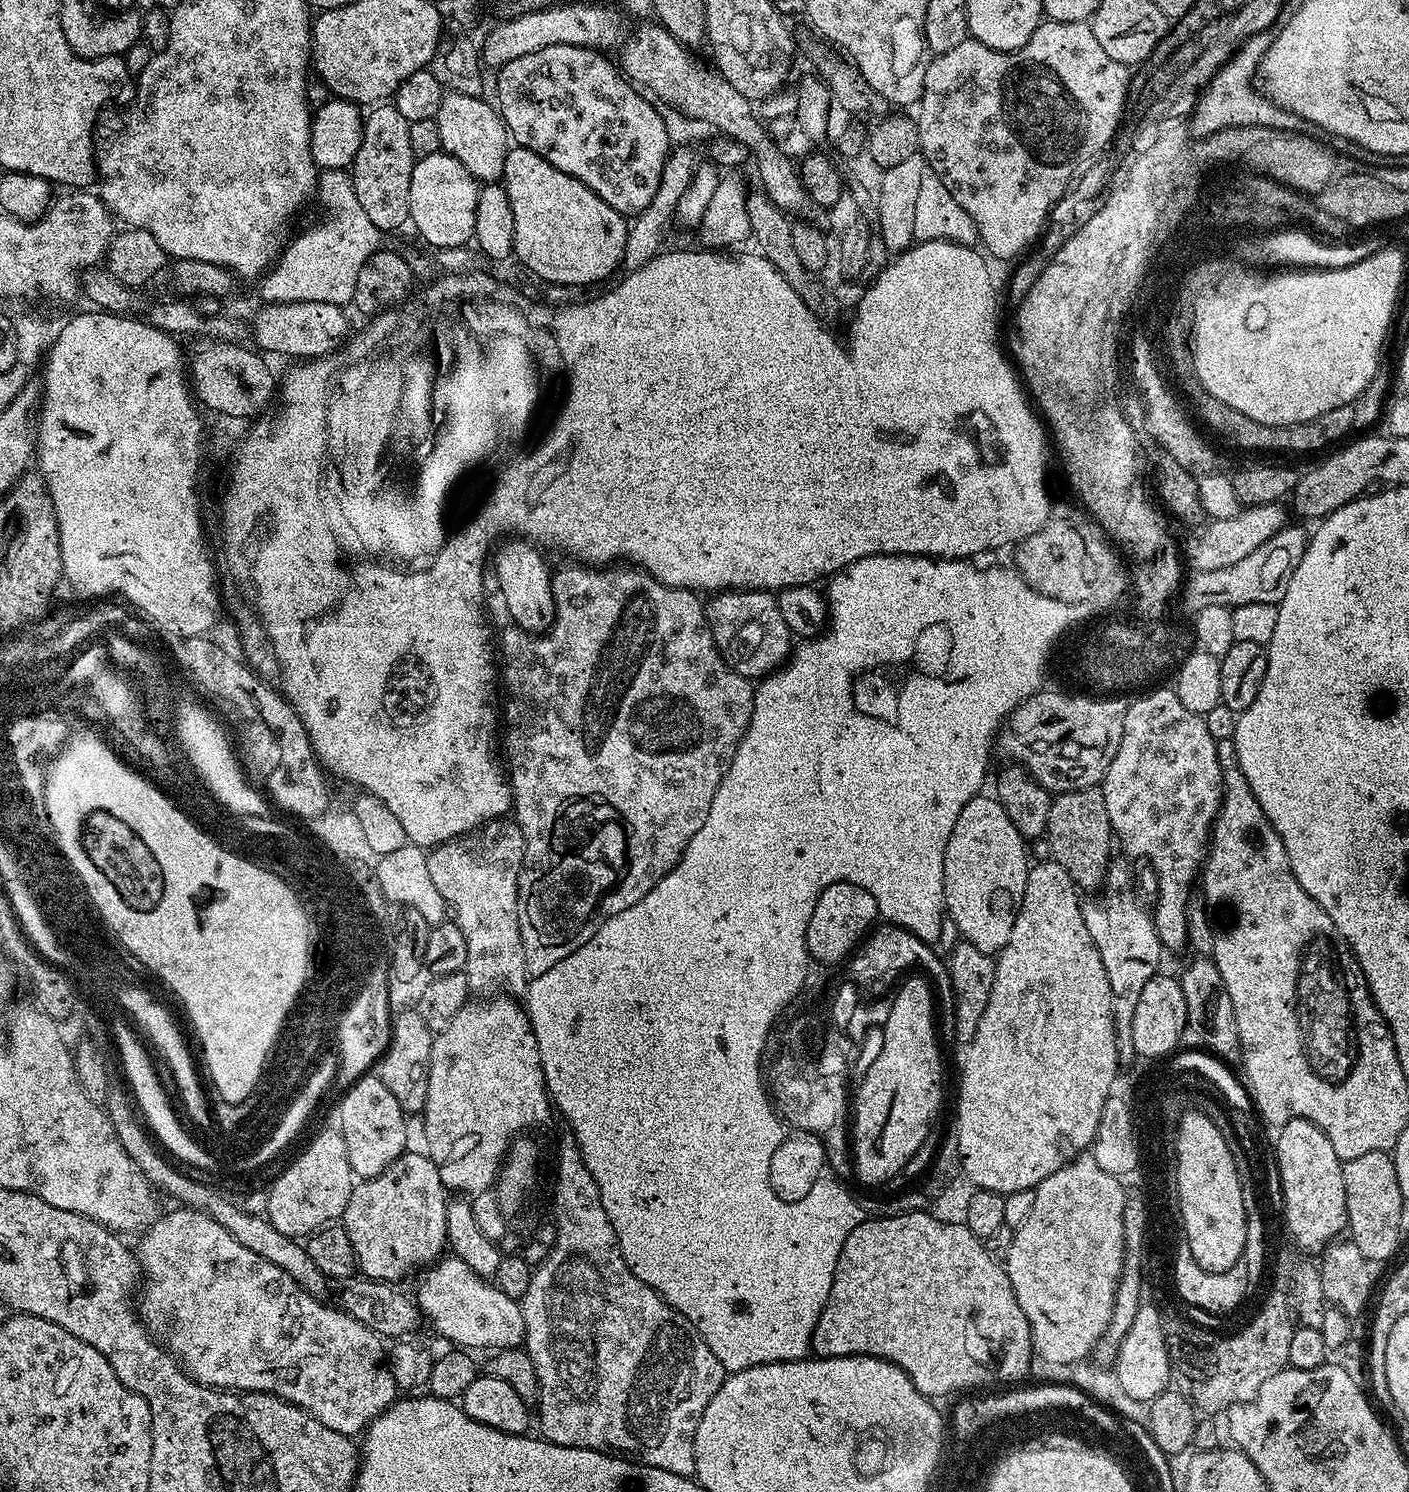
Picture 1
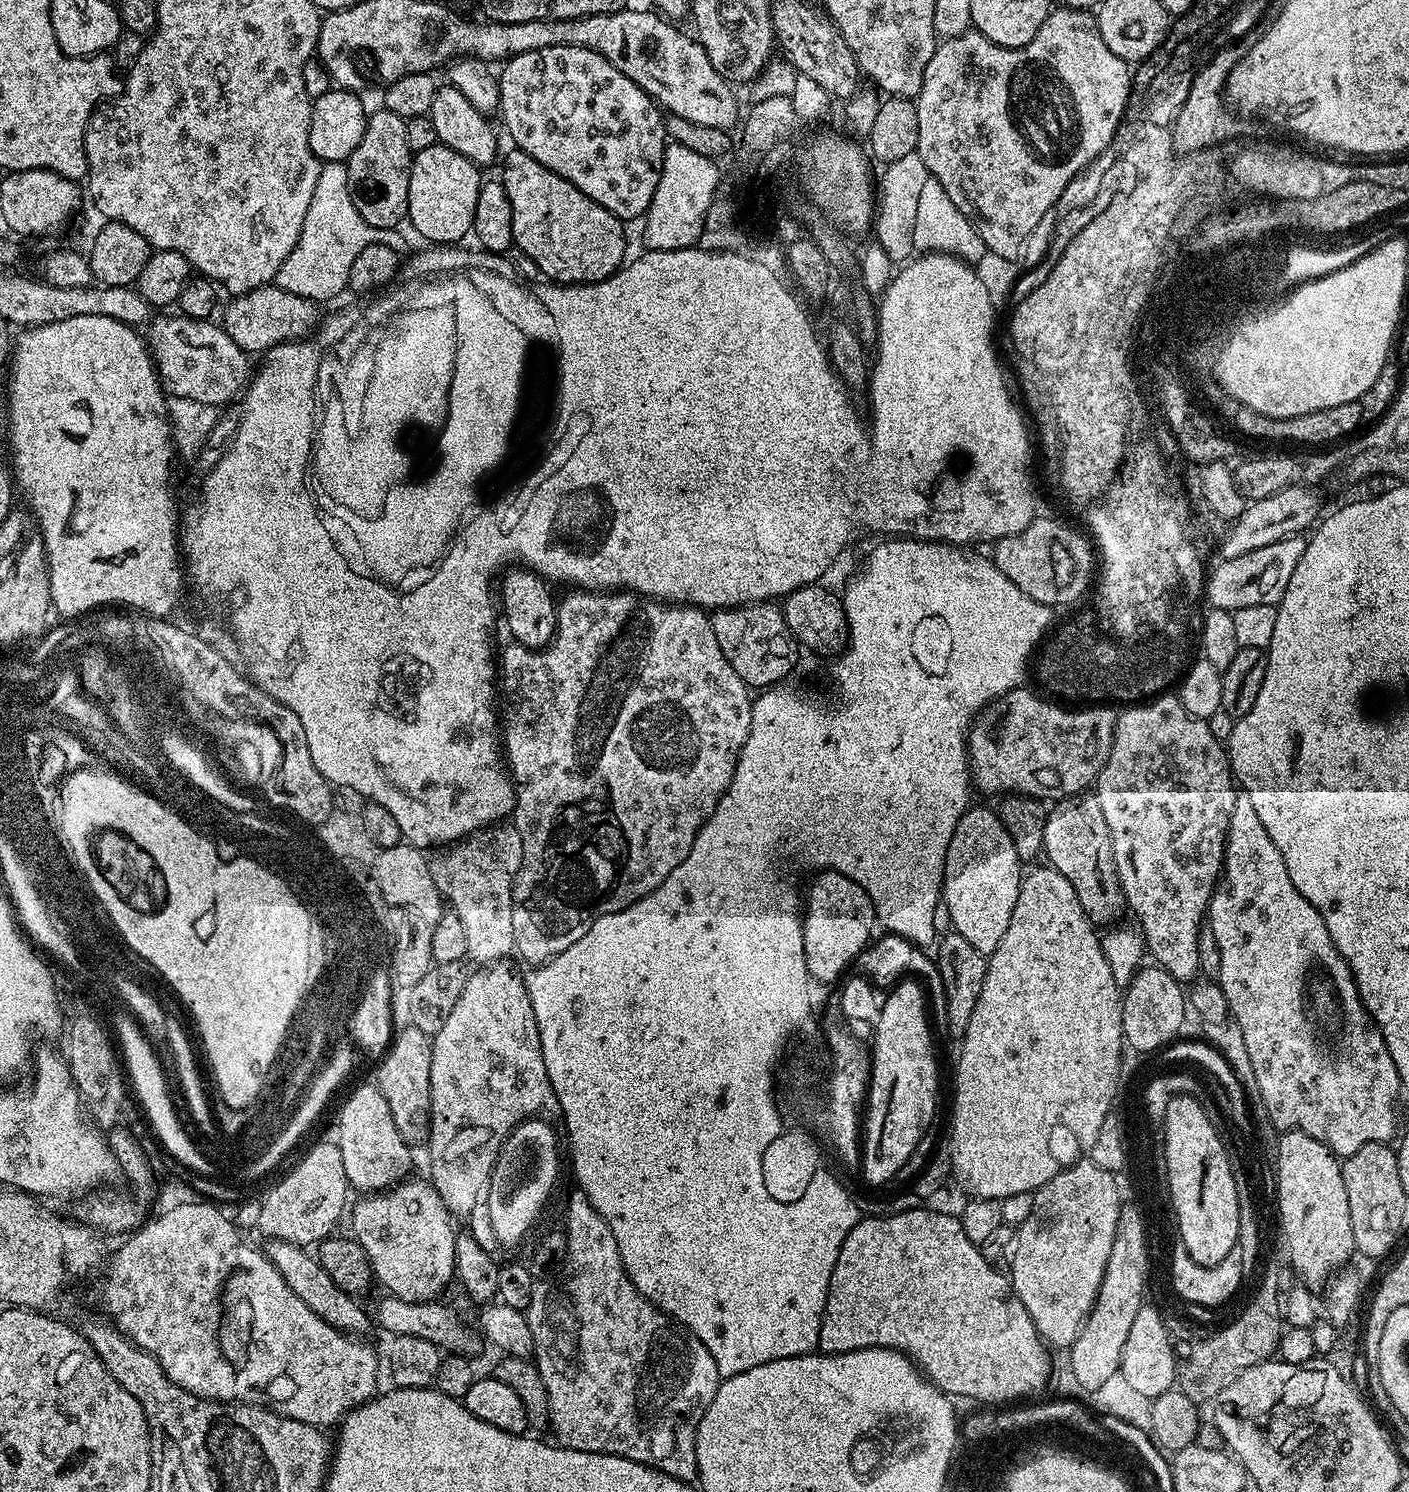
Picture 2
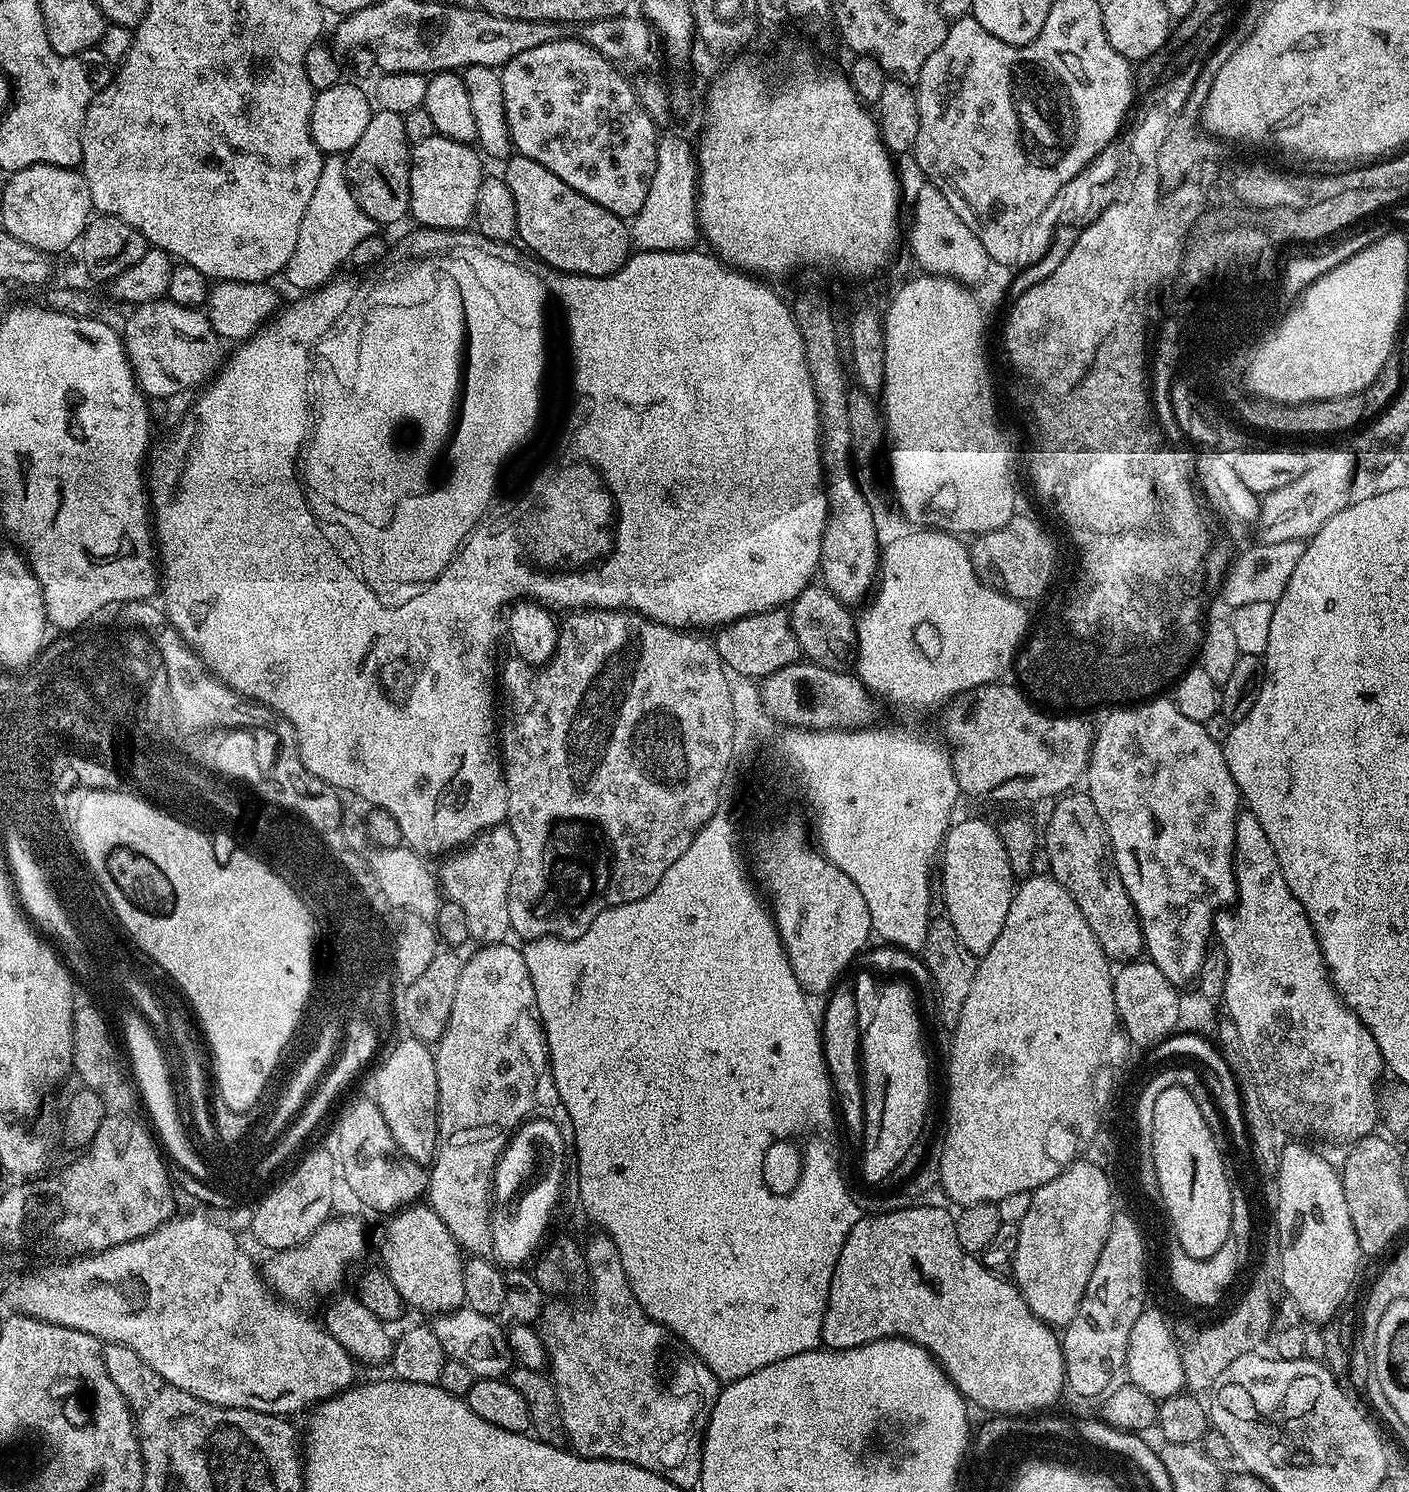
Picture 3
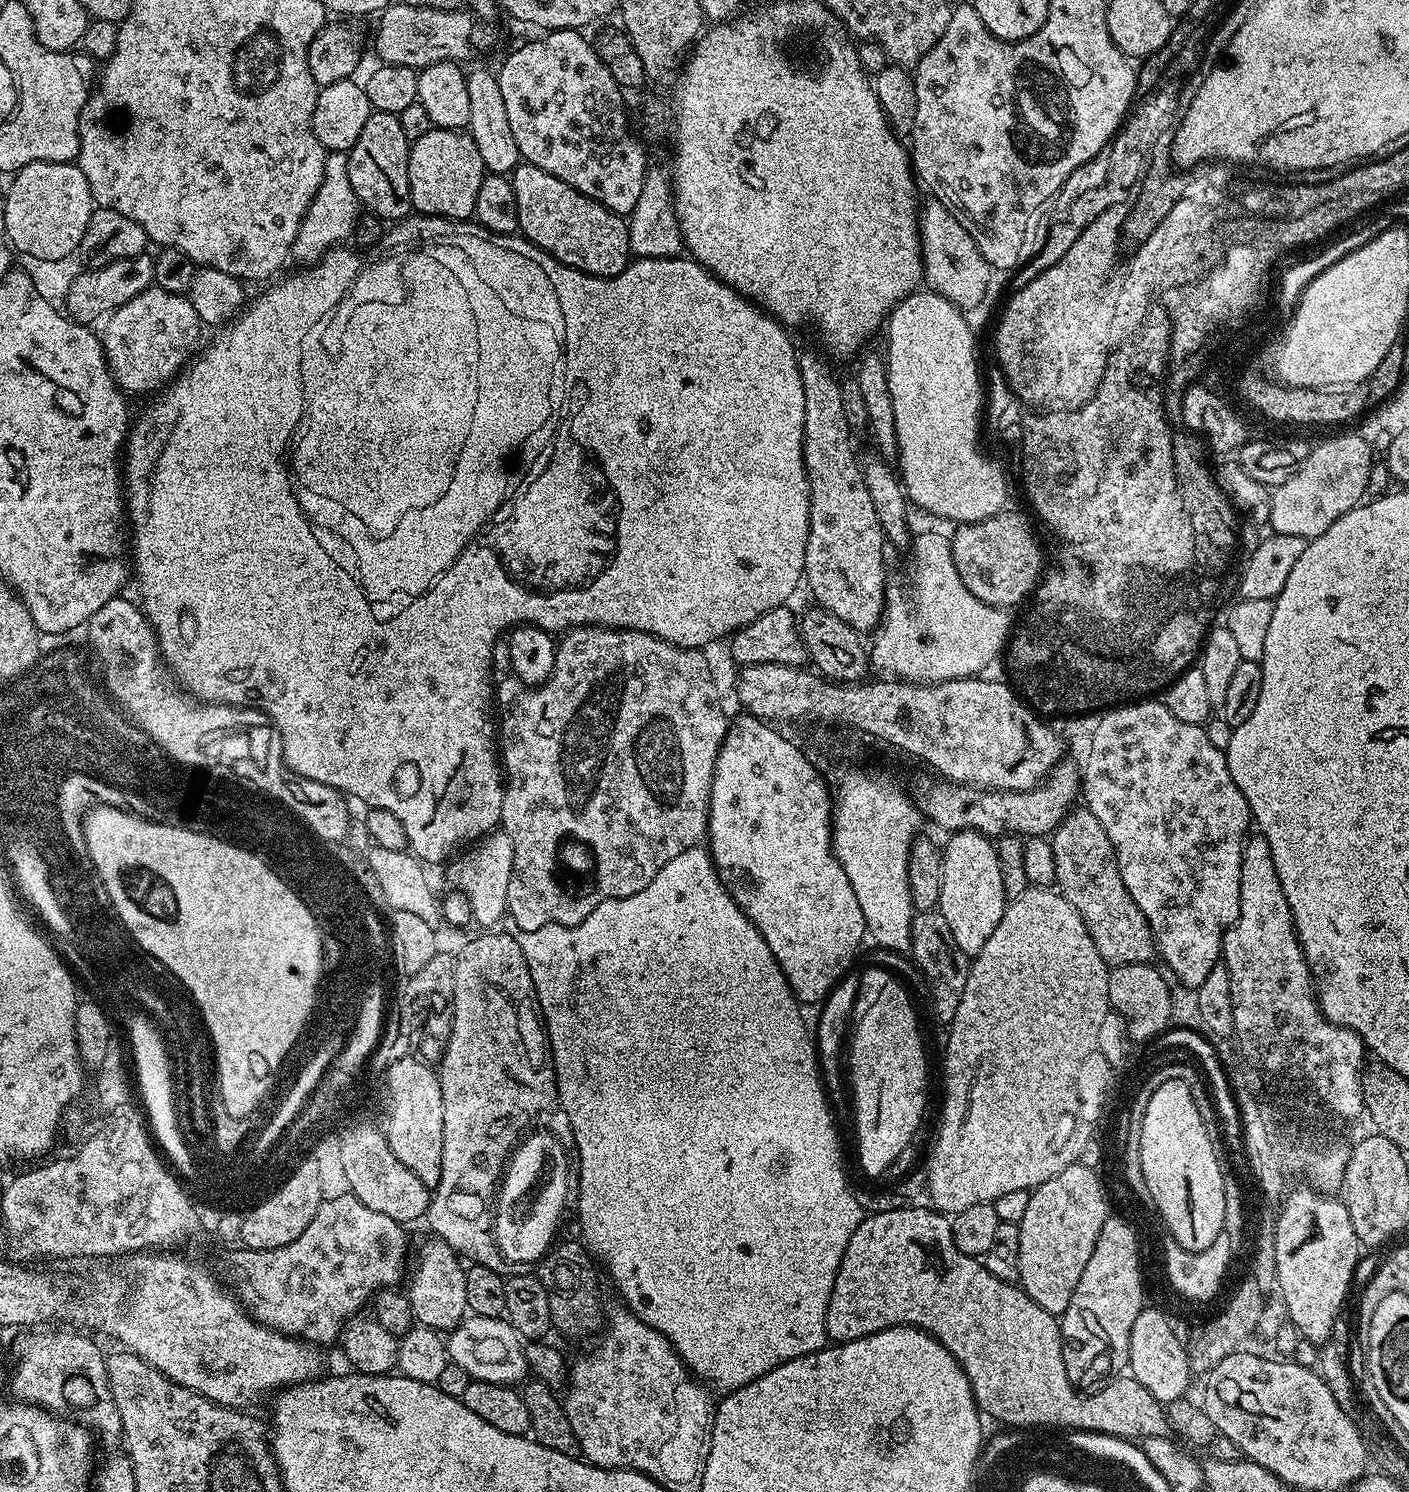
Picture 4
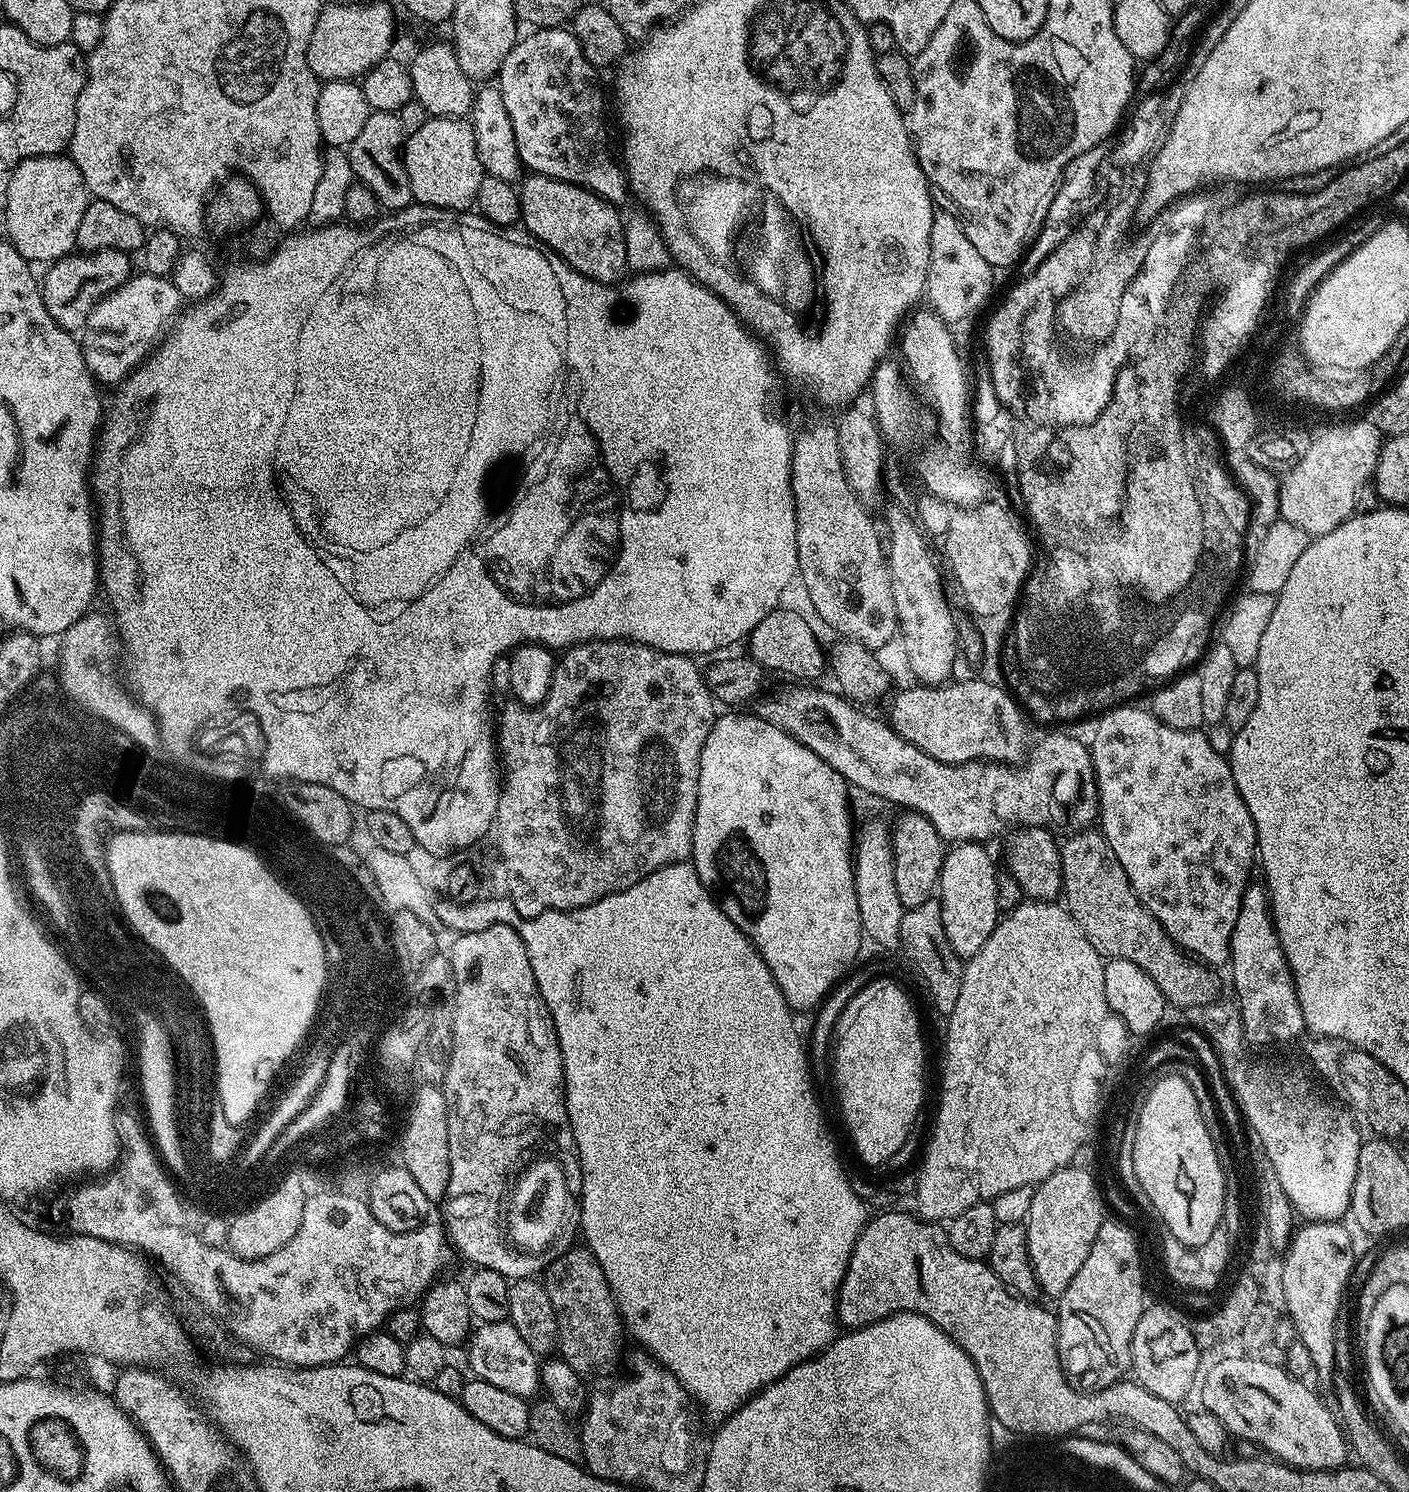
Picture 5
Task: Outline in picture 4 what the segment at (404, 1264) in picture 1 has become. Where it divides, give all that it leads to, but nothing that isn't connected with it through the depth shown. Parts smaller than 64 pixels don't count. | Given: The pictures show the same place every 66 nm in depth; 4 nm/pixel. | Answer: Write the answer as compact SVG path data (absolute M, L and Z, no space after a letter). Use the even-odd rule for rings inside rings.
M429 1238L421 1246L420 1257L417 1260L415 1257L407 1284L406 1295L412 1312L416 1315L417 1325L424 1325L441 1334L447 1334L469 1315L466 1302L466 1268L461 1257L457 1256L455 1250L446 1242Z

